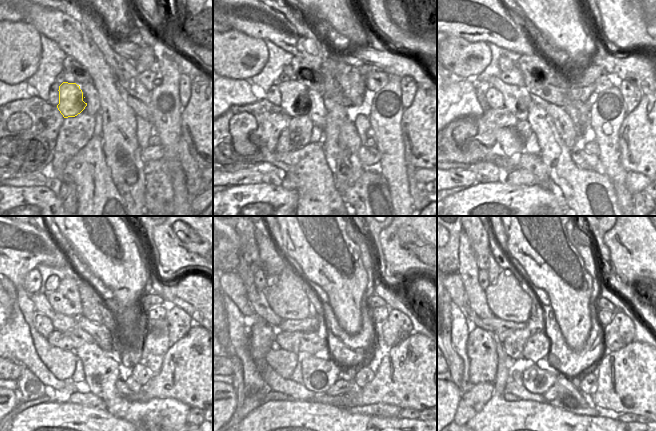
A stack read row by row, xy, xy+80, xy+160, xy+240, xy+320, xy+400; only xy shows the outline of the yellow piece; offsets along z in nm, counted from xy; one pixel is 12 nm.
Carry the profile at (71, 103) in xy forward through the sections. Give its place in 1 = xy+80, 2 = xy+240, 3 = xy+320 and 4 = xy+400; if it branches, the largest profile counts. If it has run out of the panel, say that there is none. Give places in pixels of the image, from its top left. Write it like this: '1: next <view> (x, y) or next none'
1: next xy+80 (293, 93)
2: next xy+240 (67, 325)
3: next xy+320 (265, 311)
4: next xy+400 (486, 312)

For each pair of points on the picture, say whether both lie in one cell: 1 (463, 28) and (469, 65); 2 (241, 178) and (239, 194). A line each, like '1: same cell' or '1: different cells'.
1: different cells
2: different cells

